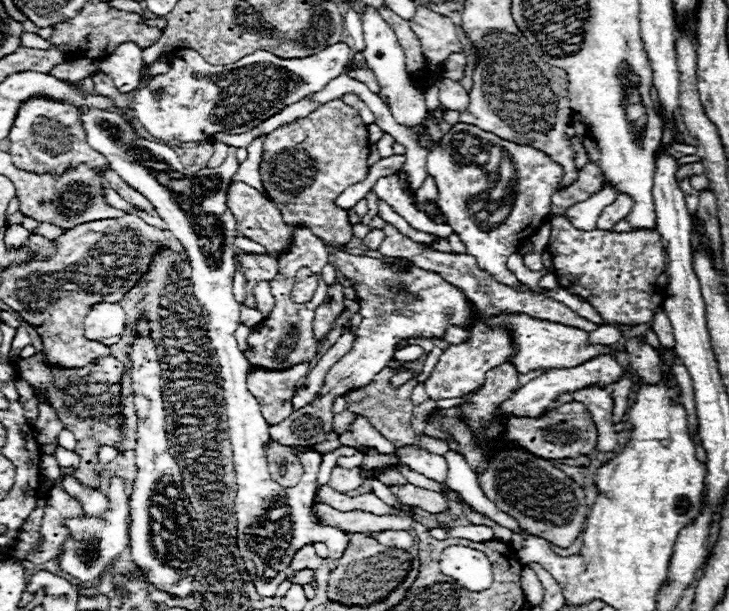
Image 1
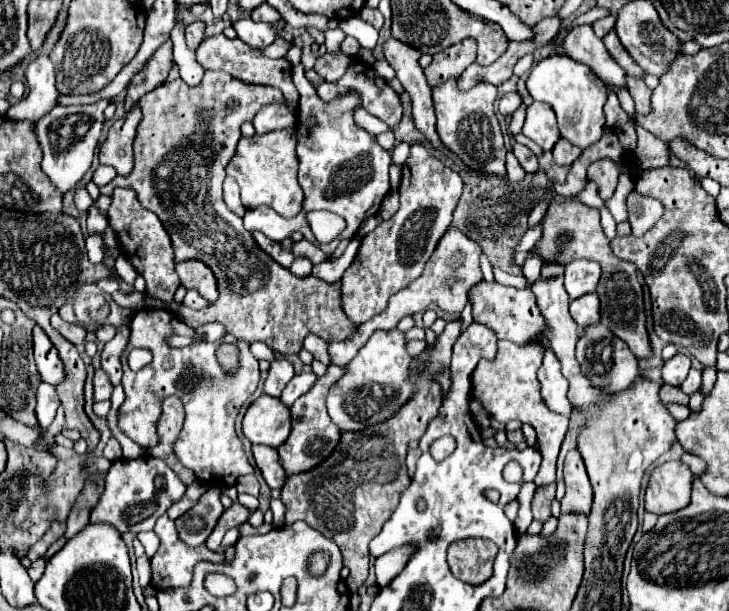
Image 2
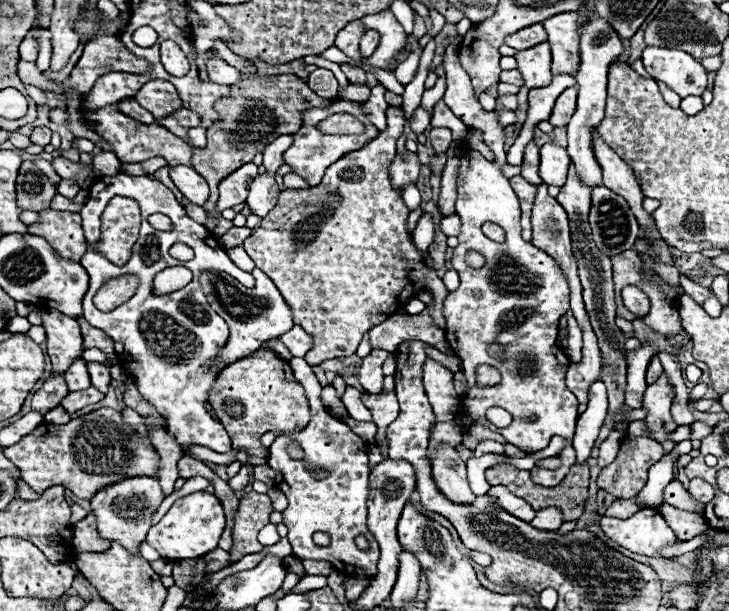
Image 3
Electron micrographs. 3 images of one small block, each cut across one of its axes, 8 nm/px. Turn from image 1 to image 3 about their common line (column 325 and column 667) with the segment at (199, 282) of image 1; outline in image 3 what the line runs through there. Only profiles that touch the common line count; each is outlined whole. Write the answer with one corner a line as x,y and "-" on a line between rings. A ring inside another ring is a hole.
642,508
626,520
604,516
602,530
616,544
644,556
656,556
662,546
676,542
674,532
656,508

